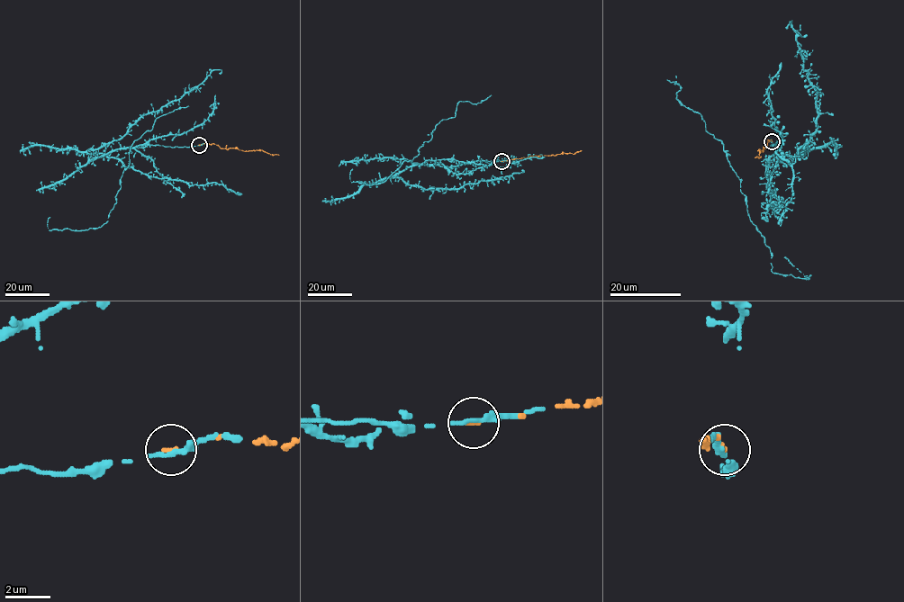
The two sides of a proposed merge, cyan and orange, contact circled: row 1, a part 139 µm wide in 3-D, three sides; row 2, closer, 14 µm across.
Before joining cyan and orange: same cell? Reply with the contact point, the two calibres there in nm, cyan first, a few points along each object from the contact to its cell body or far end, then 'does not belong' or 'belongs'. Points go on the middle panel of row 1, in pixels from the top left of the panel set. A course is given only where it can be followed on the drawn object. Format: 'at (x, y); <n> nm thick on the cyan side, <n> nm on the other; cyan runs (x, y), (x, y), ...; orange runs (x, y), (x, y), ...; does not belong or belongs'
at (501, 161); 320 nm thick on the cyan side, 140 nm on the other; cyan runs (502, 161), (479, 160), (449, 166), (412, 164), (390, 177), (425, 189), (459, 189), (524, 172), (521, 170); orange runs (502, 161), (582, 150); belongs

